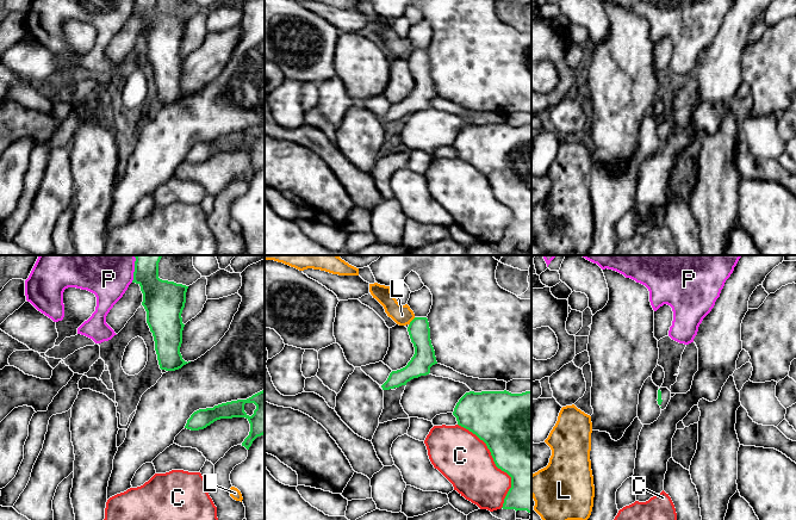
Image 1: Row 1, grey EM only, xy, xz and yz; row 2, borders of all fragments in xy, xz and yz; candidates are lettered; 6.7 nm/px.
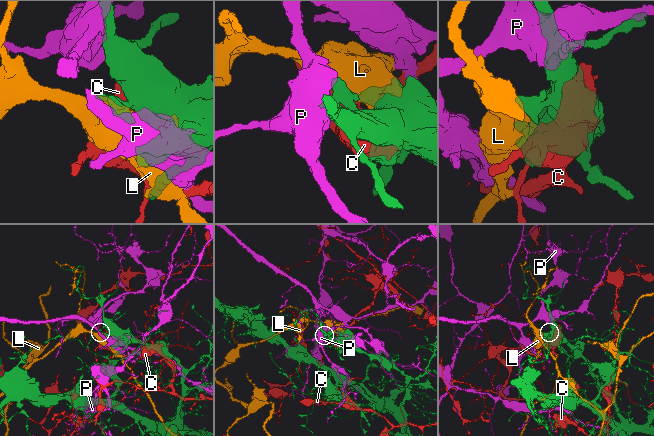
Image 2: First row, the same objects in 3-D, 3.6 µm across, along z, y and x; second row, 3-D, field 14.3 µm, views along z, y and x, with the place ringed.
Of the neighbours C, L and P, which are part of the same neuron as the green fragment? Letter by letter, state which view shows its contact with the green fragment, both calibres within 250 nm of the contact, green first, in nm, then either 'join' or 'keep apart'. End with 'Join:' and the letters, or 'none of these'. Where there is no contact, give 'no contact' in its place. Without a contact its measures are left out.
C: contact in xz; calibres 480 and 360 nm; keep apart
L: contact in xz; calibres 150 and 140 nm; keep apart
P: contact in xy; calibres 220 and 460 nm; keep apart
Join: none of these

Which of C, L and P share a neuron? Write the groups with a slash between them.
C / L / P

